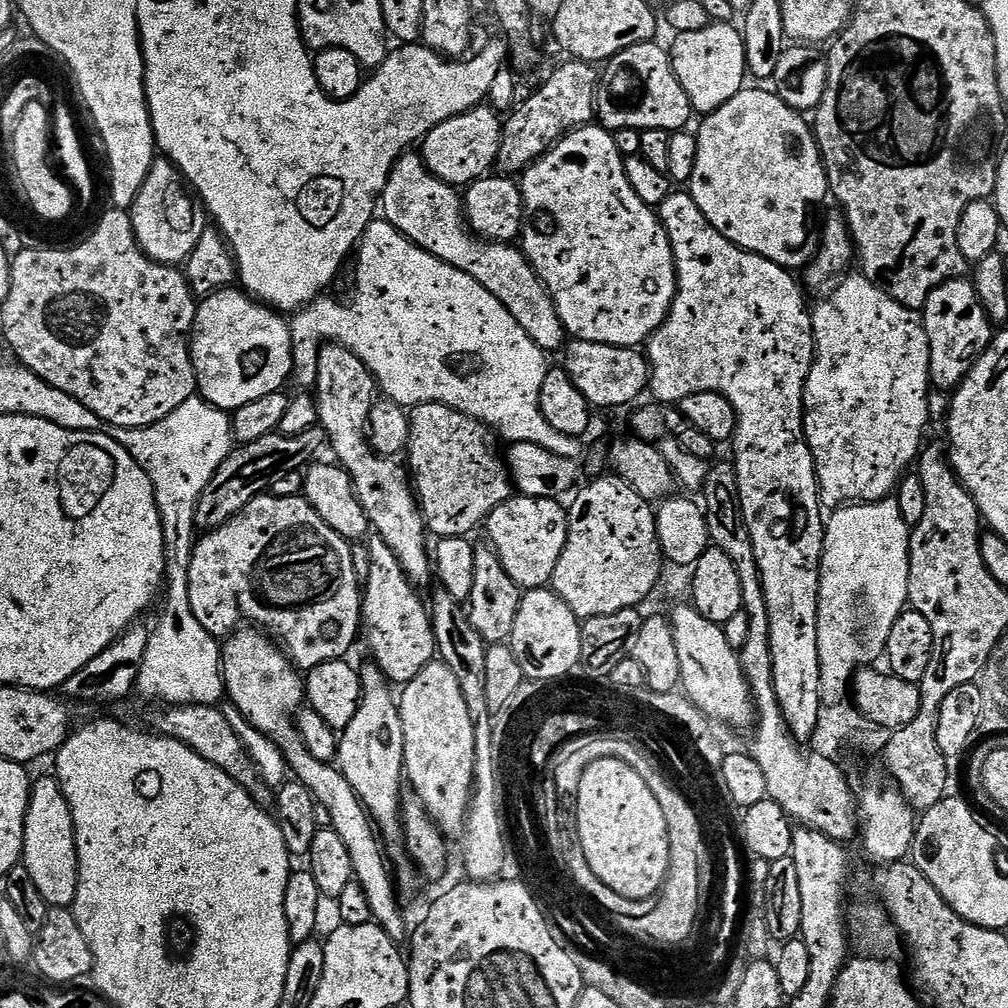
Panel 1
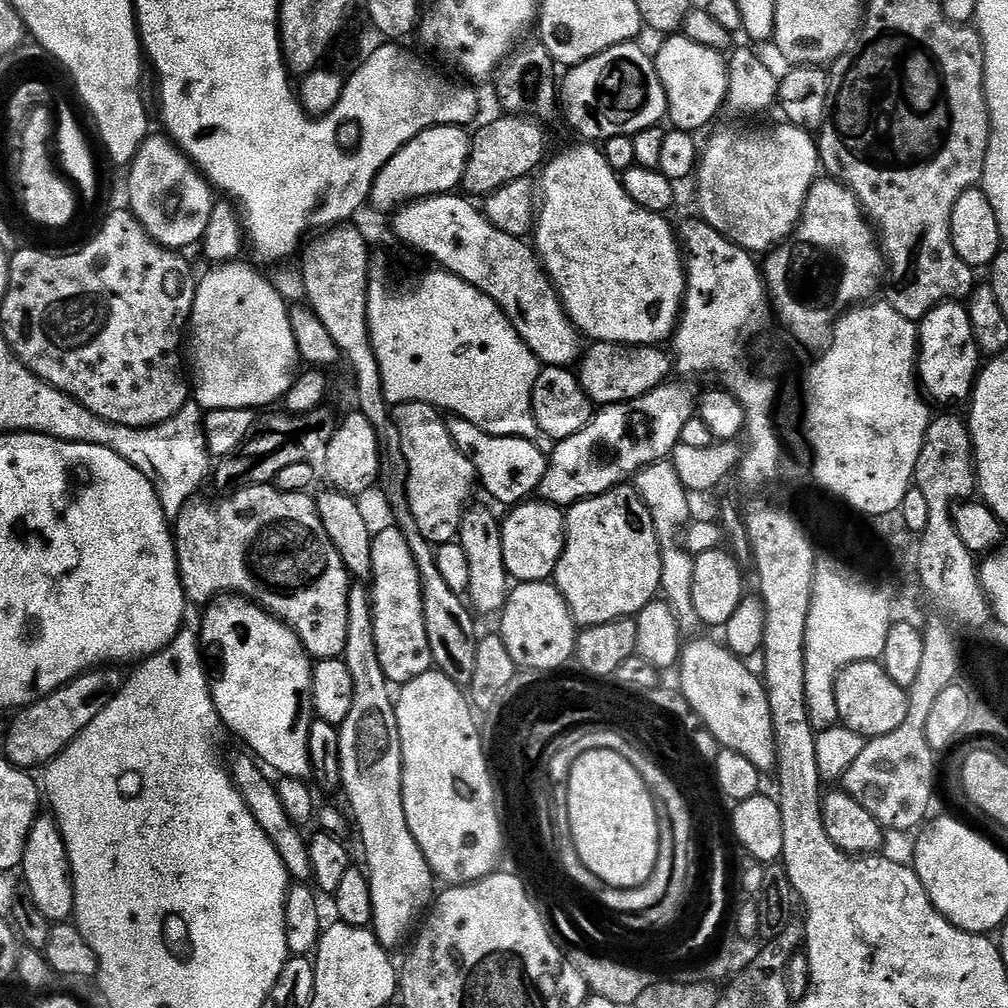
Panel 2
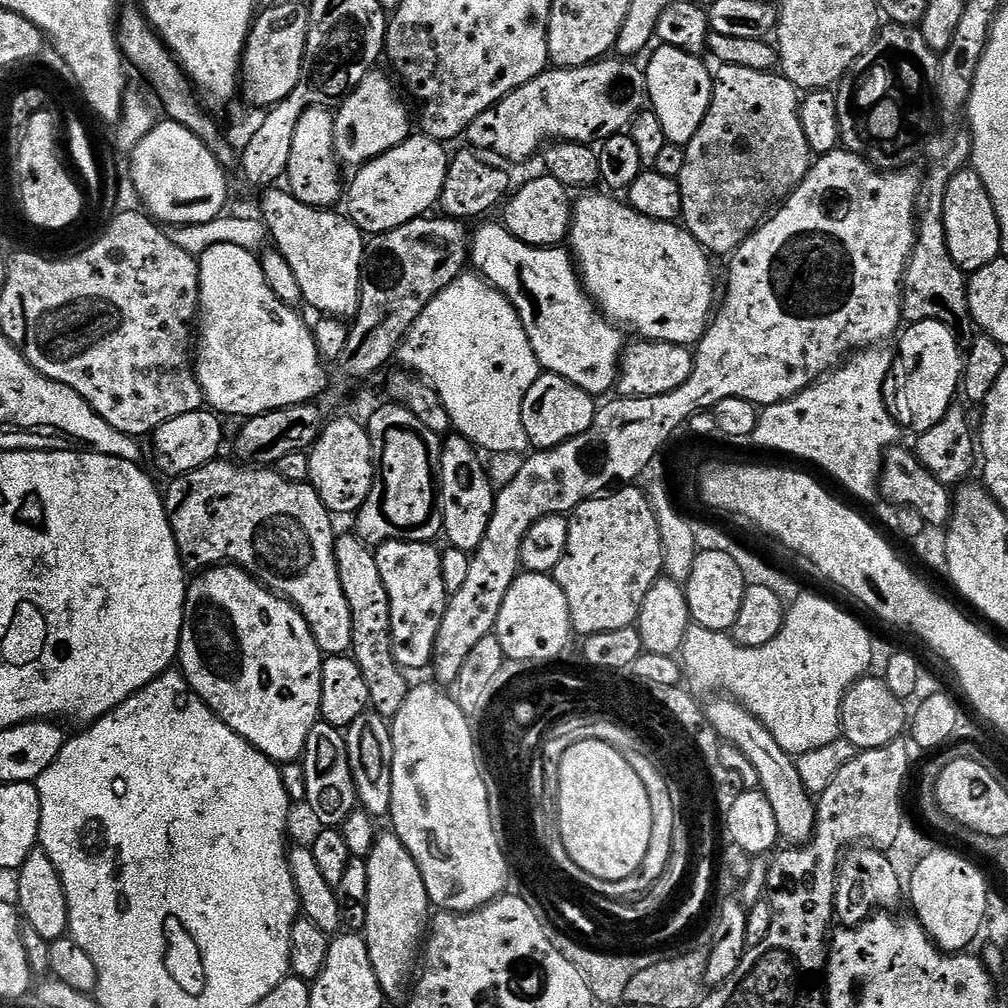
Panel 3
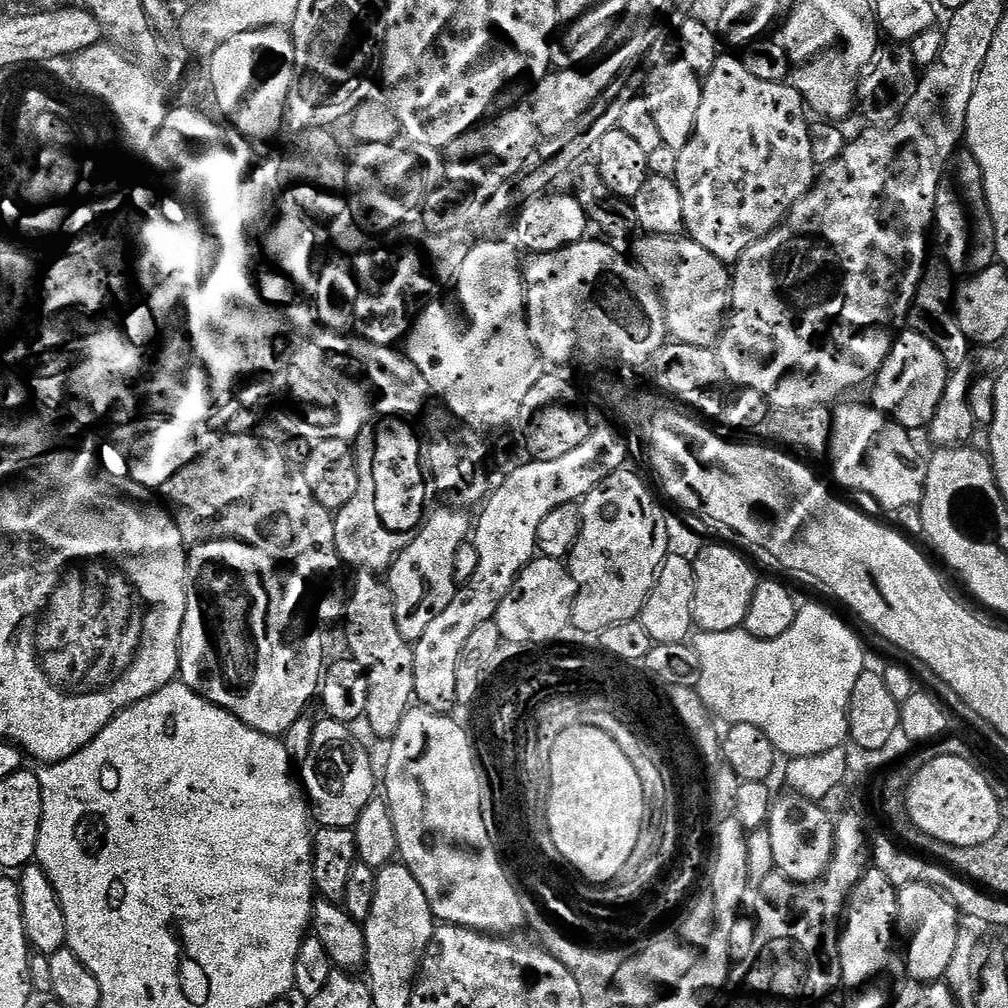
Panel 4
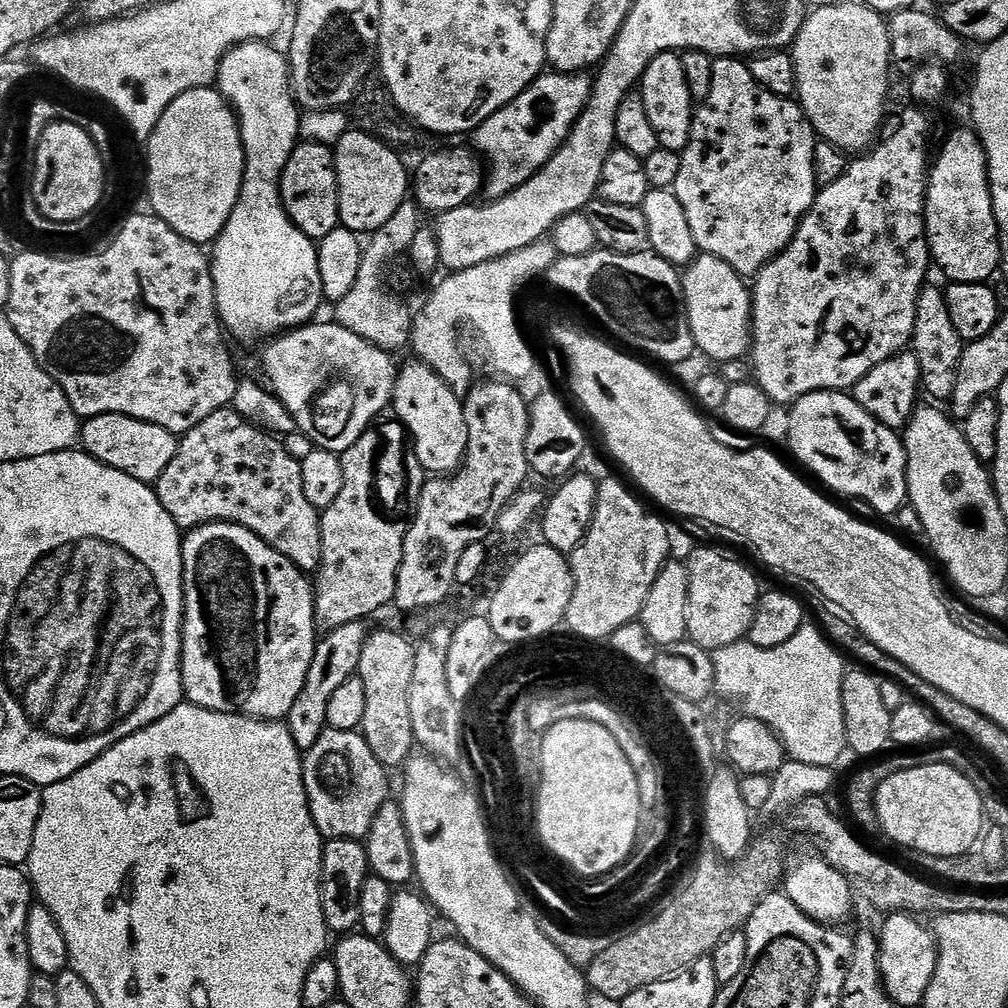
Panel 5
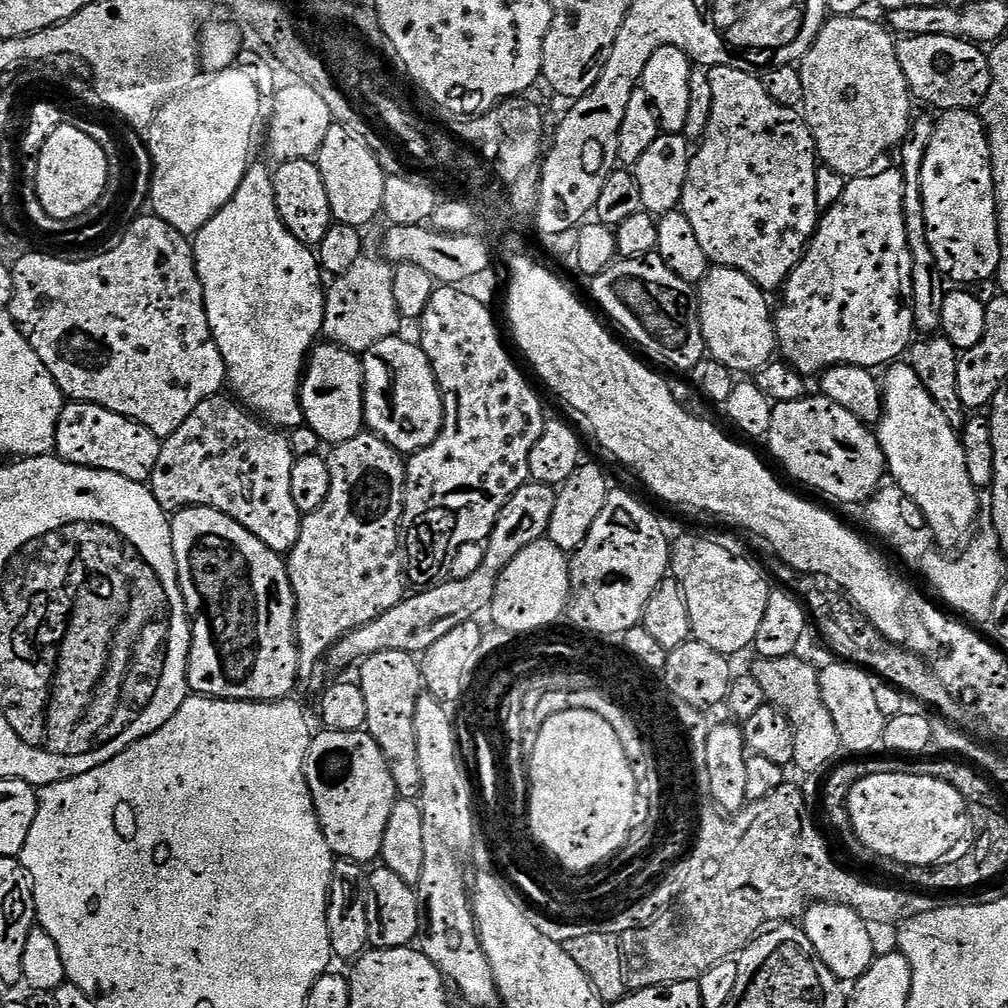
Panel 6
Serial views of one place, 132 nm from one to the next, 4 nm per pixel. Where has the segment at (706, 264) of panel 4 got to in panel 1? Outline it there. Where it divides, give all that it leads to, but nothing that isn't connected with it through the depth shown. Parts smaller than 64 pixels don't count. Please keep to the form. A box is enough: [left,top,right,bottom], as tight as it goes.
[518,126,676,349]

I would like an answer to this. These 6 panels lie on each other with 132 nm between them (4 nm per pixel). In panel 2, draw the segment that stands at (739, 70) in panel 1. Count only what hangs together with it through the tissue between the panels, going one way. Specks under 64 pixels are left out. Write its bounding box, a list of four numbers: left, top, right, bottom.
[654,34,728,133]

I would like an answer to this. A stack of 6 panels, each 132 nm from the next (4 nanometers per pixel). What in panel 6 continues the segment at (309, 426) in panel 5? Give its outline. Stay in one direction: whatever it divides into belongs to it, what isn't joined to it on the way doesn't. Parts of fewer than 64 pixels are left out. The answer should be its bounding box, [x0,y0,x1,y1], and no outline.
[300,342,365,446]

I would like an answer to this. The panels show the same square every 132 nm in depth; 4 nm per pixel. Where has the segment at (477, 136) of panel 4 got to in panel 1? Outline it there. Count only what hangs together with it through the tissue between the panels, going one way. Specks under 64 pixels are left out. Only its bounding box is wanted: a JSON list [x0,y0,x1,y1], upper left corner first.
[595,42,694,134]

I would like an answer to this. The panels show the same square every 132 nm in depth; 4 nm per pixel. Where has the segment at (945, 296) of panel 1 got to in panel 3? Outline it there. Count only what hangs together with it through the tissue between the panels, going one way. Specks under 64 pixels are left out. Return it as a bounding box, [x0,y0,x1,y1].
[884,320,965,434]

